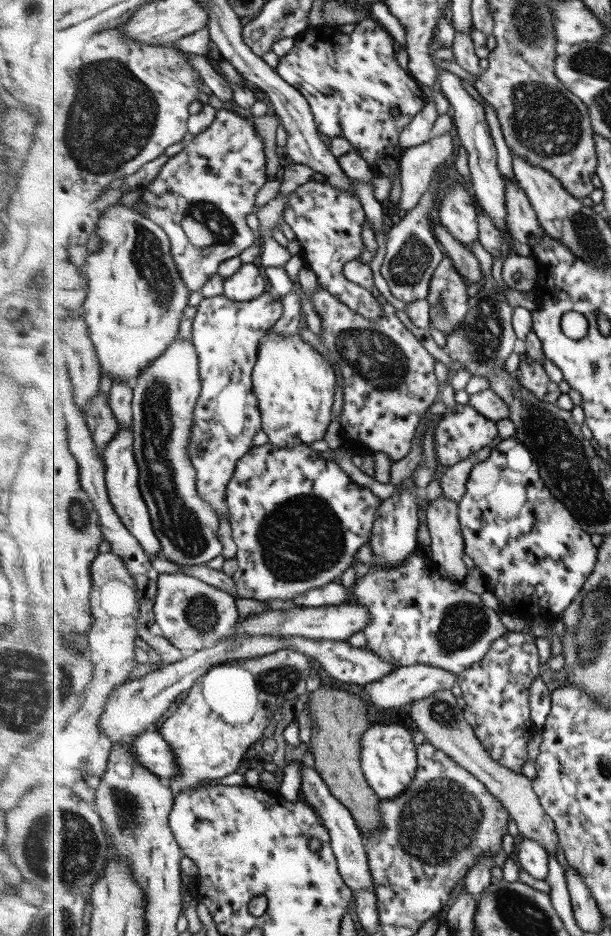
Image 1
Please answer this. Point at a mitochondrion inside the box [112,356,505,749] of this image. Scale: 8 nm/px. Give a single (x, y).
(185, 531)

